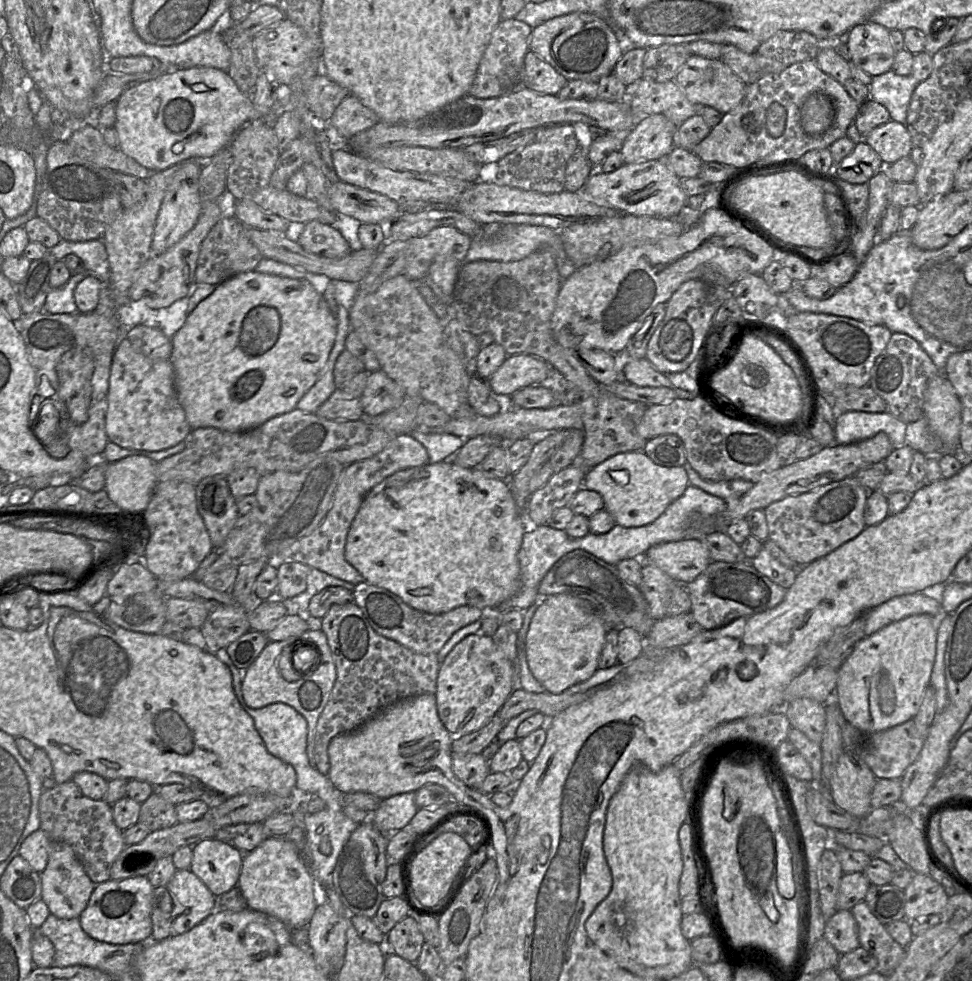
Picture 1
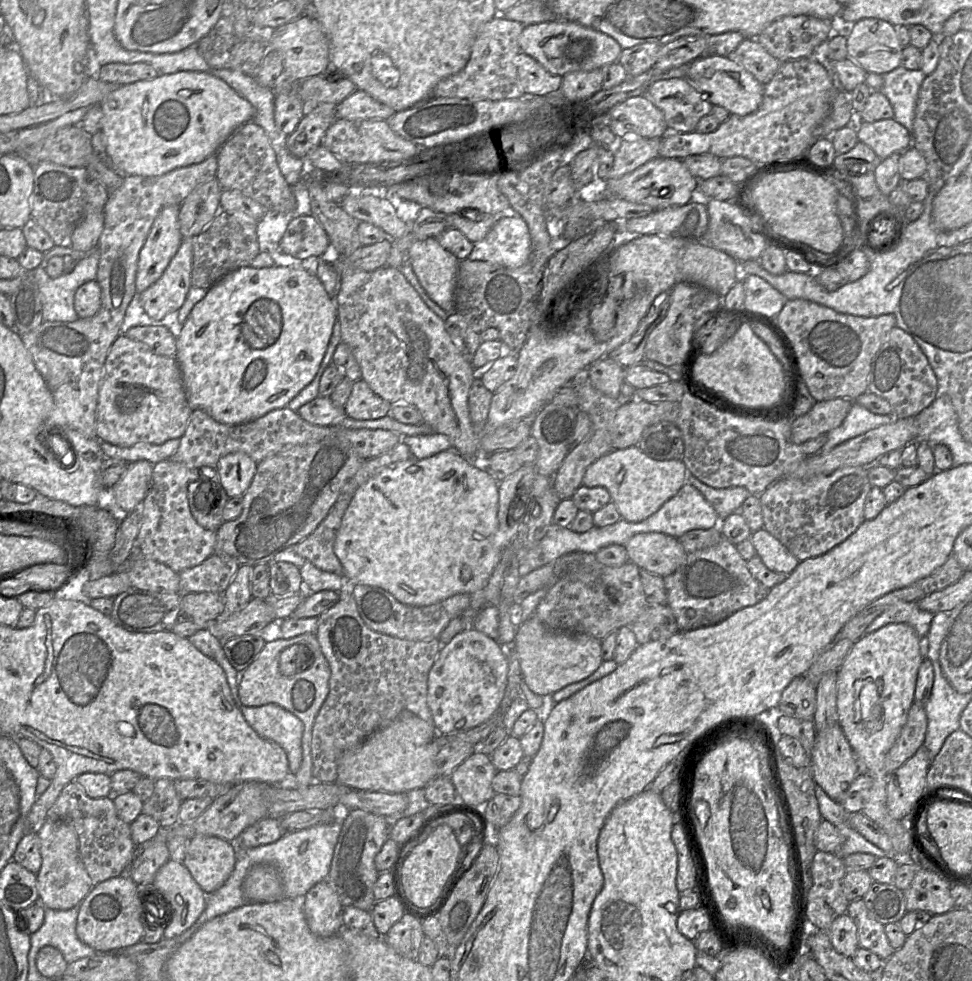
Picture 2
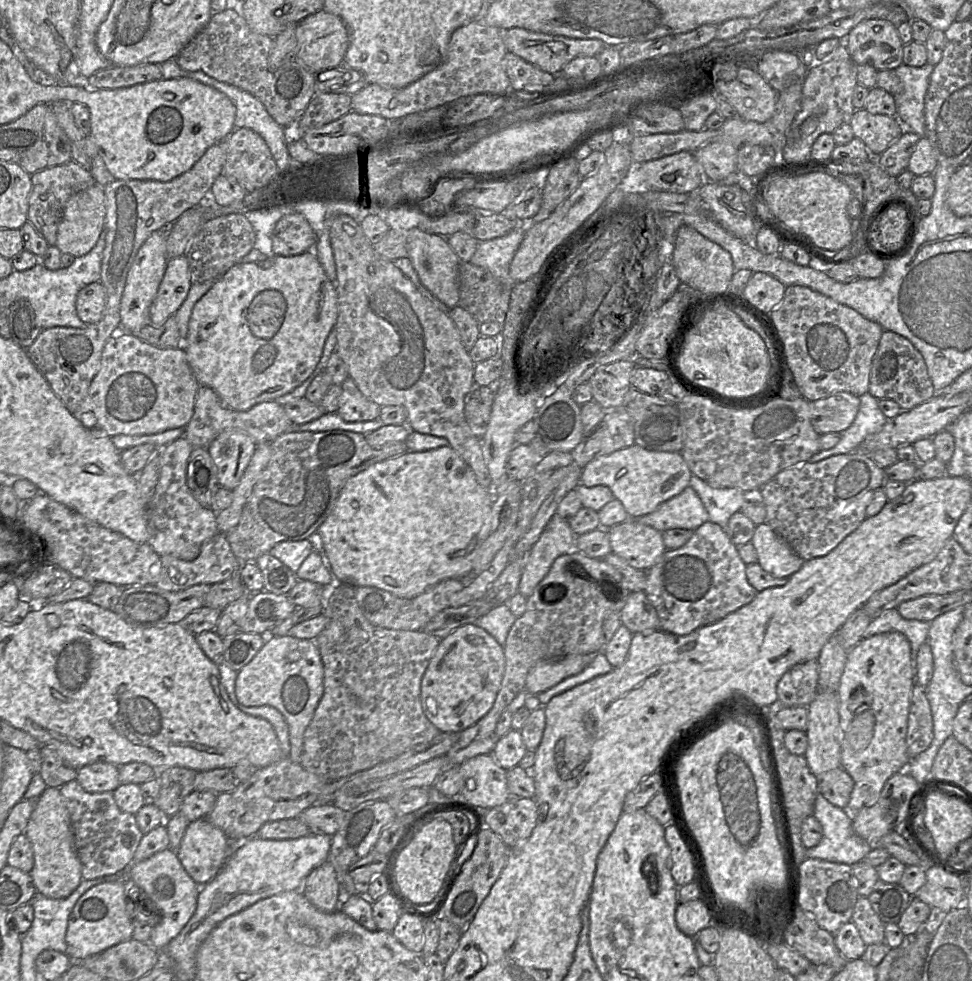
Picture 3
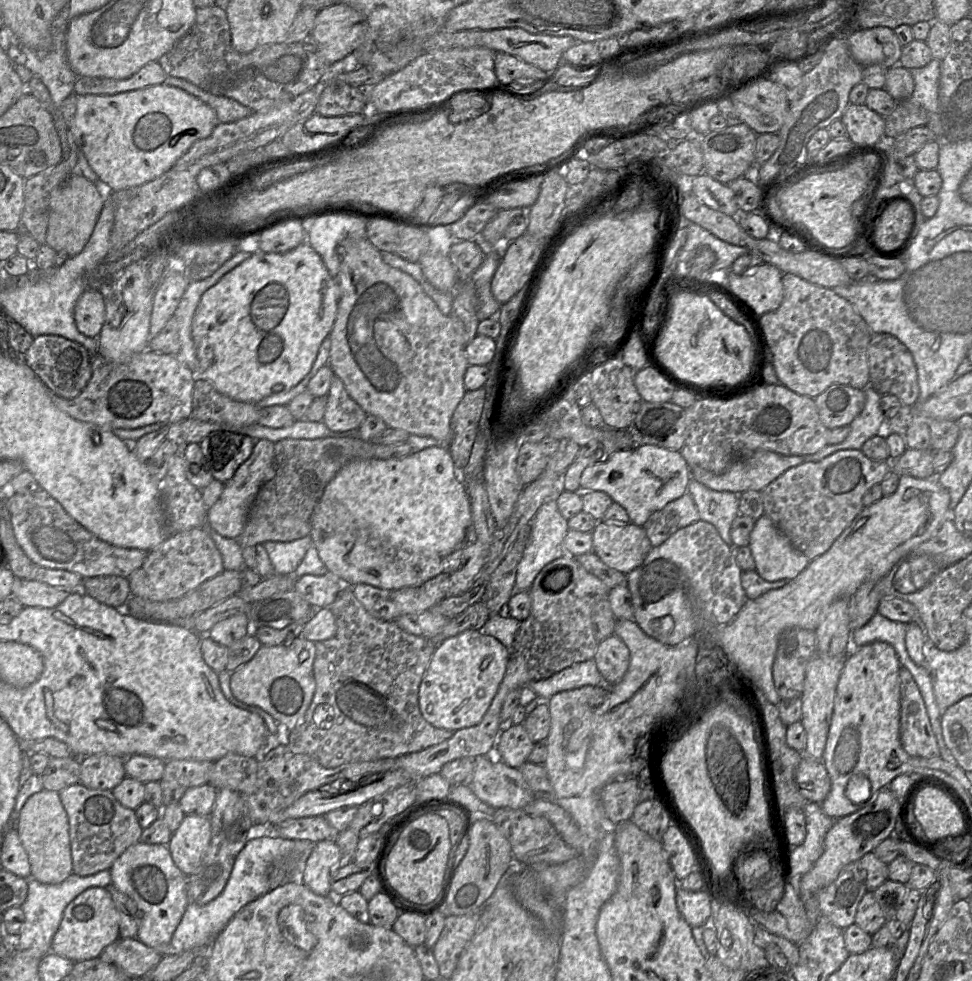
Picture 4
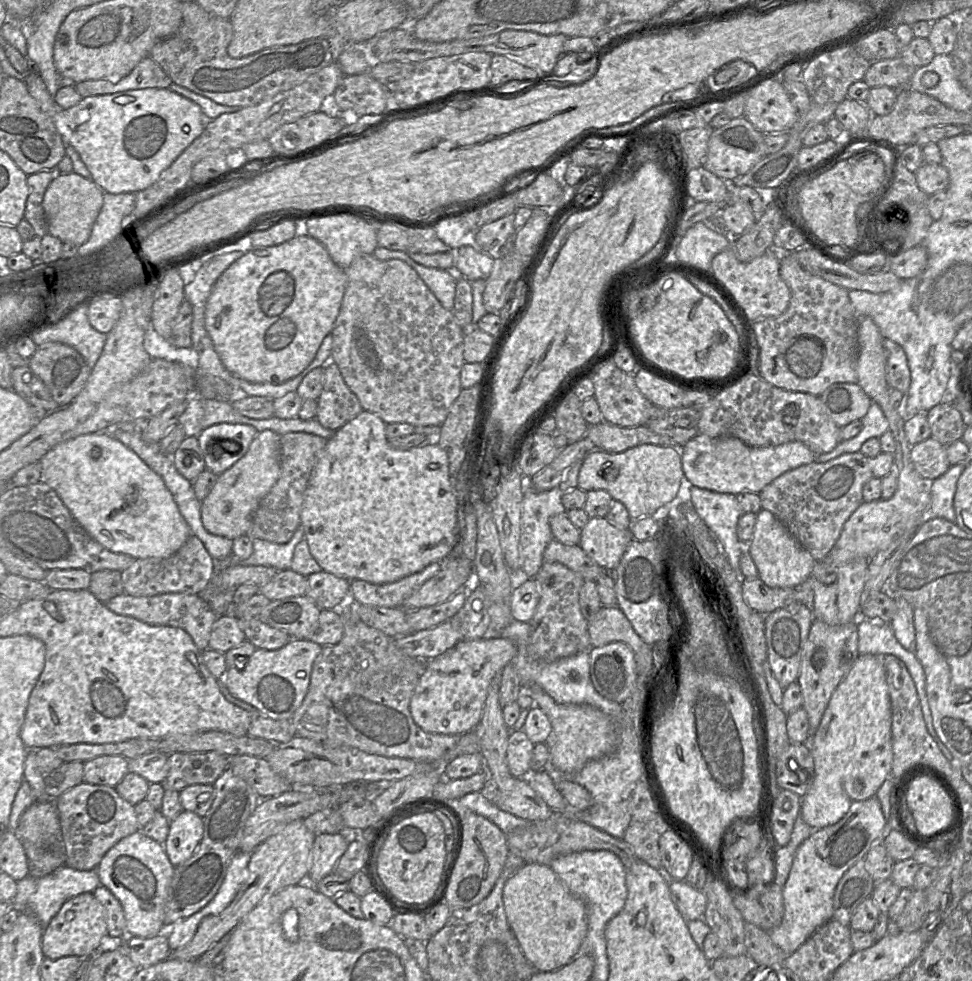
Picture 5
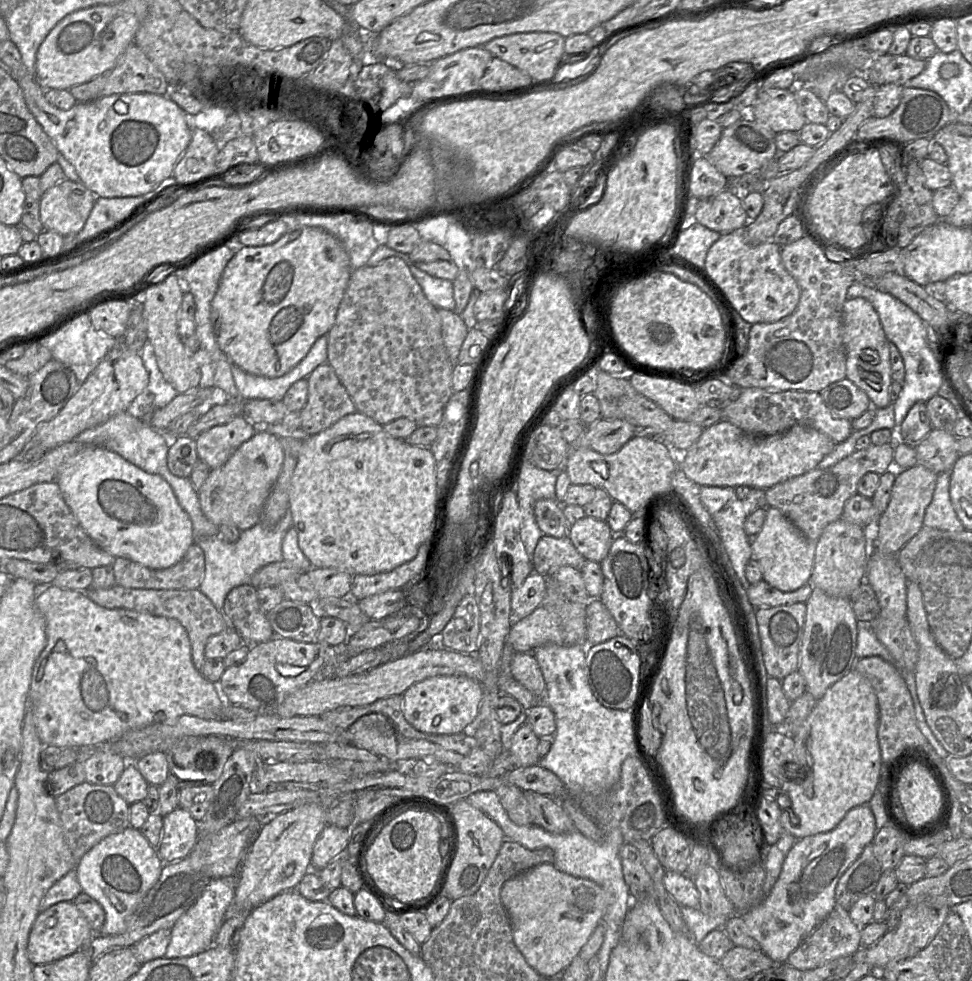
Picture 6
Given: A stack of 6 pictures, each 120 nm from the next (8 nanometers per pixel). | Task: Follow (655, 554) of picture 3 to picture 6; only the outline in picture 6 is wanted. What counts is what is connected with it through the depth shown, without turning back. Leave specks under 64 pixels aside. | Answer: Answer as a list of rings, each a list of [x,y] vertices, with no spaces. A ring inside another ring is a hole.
[[[585,516],[571,525],[568,537],[585,559],[600,563],[607,556],[615,534],[606,520]]]

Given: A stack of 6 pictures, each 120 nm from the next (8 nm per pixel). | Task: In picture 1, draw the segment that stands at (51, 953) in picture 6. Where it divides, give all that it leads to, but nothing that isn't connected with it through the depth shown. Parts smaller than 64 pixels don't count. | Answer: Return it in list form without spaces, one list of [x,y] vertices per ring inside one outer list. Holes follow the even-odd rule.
[[[148,876],[108,880],[96,884],[79,919],[82,929],[93,939],[116,945],[148,943],[151,939],[154,886]]]

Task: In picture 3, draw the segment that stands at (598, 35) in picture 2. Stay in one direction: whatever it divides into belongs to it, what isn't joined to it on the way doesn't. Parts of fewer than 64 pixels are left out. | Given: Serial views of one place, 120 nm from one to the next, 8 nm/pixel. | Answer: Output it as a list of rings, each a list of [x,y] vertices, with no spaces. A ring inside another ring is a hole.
[[[512,27],[502,30],[502,37],[508,51],[518,55],[525,61],[543,71],[559,74],[563,67],[575,57],[597,56],[607,44],[601,39],[571,38],[563,35],[552,35],[527,30],[522,27]]]

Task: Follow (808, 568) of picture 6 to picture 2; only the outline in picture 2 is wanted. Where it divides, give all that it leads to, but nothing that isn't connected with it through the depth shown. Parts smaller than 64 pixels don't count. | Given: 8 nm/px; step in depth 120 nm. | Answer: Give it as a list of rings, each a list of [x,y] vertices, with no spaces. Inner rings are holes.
[[[765,528],[753,532],[750,538],[756,554],[771,571],[791,574],[798,566],[800,561]]]

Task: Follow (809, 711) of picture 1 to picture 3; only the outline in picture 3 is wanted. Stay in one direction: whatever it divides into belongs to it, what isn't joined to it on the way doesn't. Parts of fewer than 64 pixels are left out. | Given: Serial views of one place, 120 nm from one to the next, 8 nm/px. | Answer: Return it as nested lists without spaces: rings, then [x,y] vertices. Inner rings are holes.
[[[817,660],[794,665],[779,679],[776,692],[783,707],[807,707],[817,694]]]

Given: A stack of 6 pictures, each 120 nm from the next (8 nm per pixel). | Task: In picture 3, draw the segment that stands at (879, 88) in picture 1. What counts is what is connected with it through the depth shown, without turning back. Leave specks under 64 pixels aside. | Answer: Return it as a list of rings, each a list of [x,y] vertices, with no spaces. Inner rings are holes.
[[[928,63],[922,67],[902,64],[895,69],[903,85],[902,91],[894,95],[897,118],[906,130],[920,137],[925,137],[925,96],[933,70],[934,66]]]

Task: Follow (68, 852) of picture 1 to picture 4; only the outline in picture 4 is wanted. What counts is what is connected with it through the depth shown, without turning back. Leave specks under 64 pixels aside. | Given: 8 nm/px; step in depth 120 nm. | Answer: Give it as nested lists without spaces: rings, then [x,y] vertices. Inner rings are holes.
[[[43,789],[30,796],[21,811],[14,815],[13,827],[19,832],[22,845],[28,854],[31,878],[43,884],[59,884],[73,873],[68,816],[59,792]]]

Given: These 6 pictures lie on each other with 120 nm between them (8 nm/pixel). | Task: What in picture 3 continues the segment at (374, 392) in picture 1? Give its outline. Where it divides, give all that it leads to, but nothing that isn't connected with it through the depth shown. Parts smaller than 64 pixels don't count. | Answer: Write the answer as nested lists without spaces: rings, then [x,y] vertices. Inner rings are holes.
[[[349,376],[342,386],[337,414],[346,422],[372,421],[379,417],[381,406],[369,400]]]

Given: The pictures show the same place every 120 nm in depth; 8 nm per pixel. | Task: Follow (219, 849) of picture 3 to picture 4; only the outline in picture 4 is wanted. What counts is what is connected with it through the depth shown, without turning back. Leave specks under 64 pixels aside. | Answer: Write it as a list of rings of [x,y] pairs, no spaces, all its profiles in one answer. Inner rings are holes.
[[[185,815],[168,843],[175,865],[186,876],[198,872],[211,840],[208,816]]]

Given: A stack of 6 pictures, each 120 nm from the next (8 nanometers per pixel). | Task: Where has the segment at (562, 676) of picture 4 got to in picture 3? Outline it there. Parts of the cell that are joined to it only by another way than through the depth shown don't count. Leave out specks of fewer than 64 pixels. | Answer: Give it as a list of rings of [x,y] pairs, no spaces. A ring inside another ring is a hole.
[[[598,652],[593,661],[579,674],[570,676],[562,680],[557,685],[537,695],[541,705],[545,709],[549,701],[556,695],[570,690],[578,685],[586,683],[595,677],[610,673],[614,668],[603,652]]]

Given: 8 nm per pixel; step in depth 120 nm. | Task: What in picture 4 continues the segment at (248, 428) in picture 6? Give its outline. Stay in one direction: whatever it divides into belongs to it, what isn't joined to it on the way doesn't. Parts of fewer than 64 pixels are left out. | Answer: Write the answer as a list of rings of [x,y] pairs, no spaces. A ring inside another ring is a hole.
[[[222,425],[222,427],[210,432],[199,442],[214,480],[220,481],[223,484],[228,482],[238,467],[248,459],[255,445],[254,438],[238,432],[238,429],[241,427]]]

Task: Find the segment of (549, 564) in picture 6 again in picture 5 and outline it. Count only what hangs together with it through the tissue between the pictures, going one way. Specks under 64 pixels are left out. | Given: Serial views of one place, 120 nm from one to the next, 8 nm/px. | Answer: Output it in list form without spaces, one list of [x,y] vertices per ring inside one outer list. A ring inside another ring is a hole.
[[[552,540],[544,550],[544,563],[558,562],[584,578],[597,581],[598,577],[607,571],[590,558],[579,545],[566,545]]]

